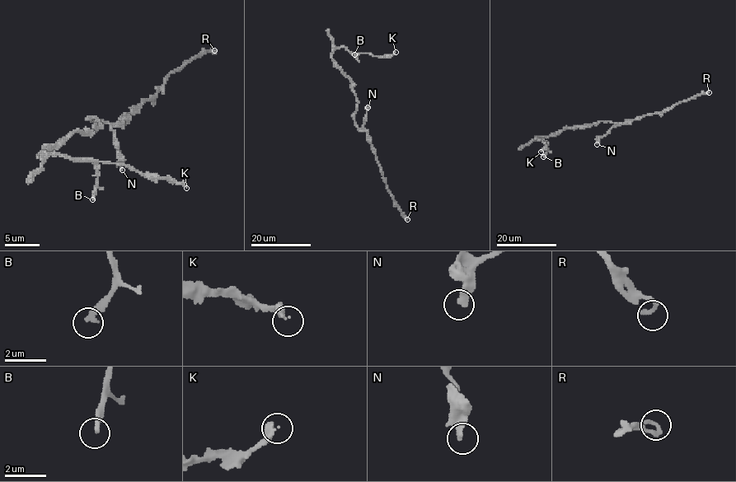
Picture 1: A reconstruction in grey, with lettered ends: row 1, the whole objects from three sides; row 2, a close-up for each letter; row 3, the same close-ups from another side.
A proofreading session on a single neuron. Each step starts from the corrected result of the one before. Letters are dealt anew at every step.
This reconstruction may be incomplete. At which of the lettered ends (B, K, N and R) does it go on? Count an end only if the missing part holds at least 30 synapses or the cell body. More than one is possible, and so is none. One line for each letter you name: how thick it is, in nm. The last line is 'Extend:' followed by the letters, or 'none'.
B: Thickness 240 nm
Extend: B

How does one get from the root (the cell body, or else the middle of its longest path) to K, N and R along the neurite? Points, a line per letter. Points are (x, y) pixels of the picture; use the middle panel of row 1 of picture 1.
K: (356, 107), (351, 81), (333, 59), (332, 51), (344, 47), (353, 53), (377, 56), (390, 56), (396, 52)
N: (356, 107), (354, 122), (361, 129), (368, 107)
R: (356, 107), (354, 122), (367, 133), (367, 139), (372, 148), (388, 191), (407, 219)

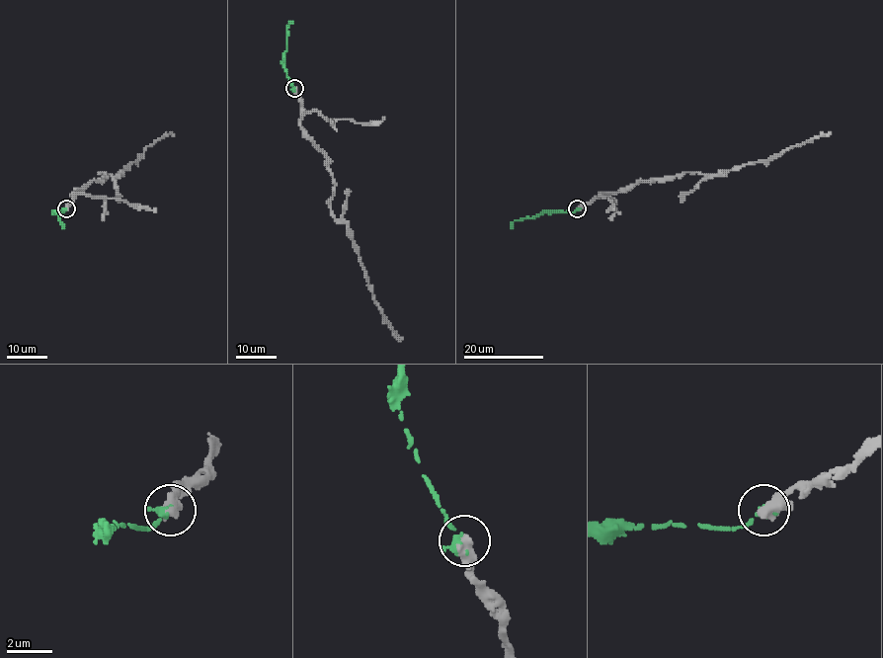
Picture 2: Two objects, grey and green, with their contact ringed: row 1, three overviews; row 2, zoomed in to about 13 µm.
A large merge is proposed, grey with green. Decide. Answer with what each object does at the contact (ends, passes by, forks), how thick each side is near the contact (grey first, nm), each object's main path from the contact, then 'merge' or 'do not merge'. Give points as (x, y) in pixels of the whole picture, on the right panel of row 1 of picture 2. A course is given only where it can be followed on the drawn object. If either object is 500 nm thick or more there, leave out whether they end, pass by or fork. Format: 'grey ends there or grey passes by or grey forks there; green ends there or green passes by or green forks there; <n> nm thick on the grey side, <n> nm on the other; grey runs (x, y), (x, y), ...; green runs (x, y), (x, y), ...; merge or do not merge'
grey passes by; green ends there; 440 nm thick on the grey side, 320 nm on the other; grey runs (577, 208), (597, 197), (626, 192), (640, 181), (659, 181), (685, 173), (723, 176), (830, 133); green runs (577, 208), (573, 211), (542, 211), (513, 221), (510, 227); merge

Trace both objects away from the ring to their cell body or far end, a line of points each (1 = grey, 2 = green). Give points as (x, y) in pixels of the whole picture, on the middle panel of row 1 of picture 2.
1: (295, 88), (302, 108), (300, 126), (326, 157), (334, 185), (330, 210), (347, 224), (375, 302), (401, 341)
2: (294, 88), (284, 68), (283, 52), (288, 24), (293, 21)

